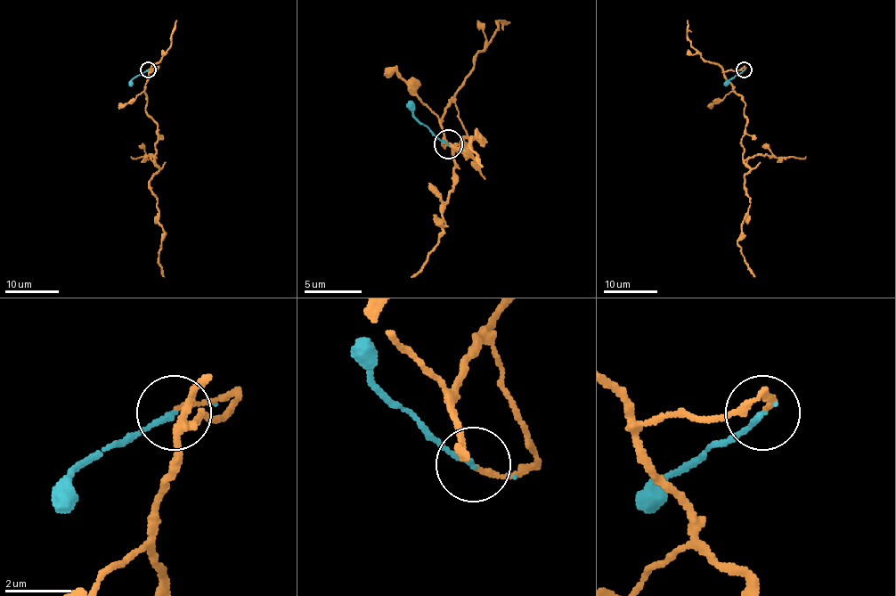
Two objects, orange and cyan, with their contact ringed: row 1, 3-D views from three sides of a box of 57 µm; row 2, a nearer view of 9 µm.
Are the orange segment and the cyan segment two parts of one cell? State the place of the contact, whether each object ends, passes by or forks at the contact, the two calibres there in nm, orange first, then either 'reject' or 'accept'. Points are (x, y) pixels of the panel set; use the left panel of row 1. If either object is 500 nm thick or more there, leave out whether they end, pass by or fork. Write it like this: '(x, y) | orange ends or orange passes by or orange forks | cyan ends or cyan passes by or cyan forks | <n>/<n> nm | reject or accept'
(148, 69) | orange ends | cyan ends | 150/150 nm | accept

